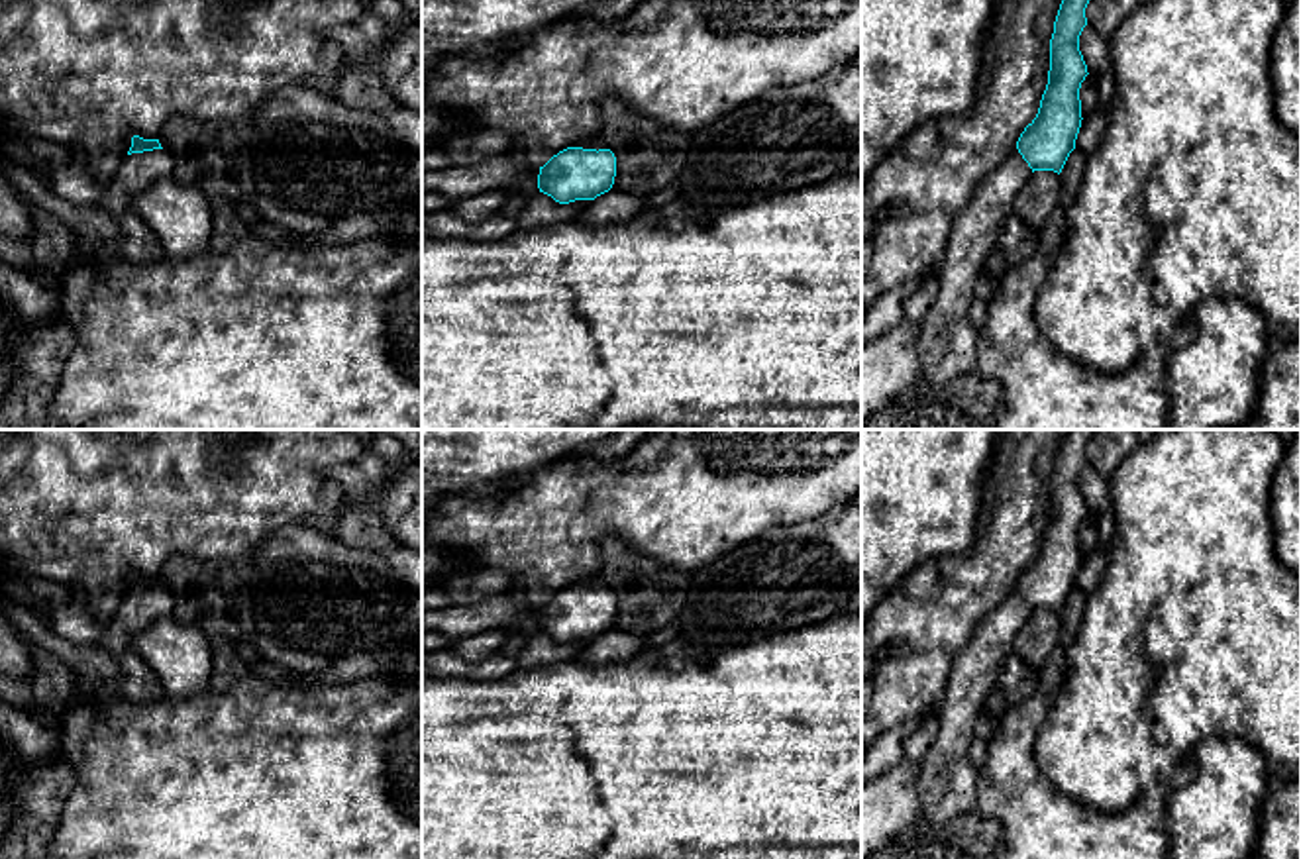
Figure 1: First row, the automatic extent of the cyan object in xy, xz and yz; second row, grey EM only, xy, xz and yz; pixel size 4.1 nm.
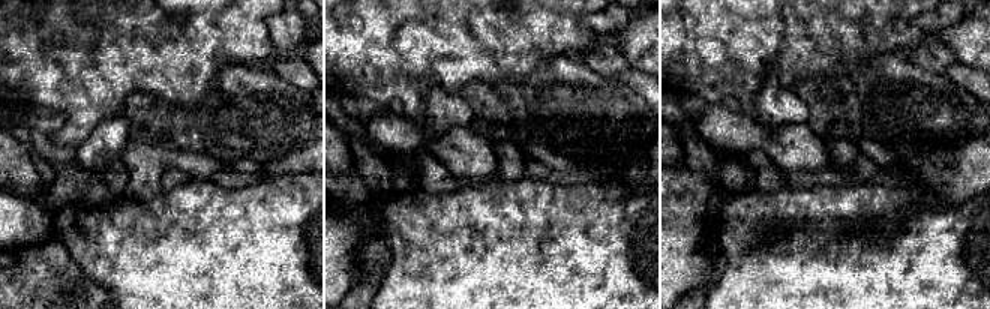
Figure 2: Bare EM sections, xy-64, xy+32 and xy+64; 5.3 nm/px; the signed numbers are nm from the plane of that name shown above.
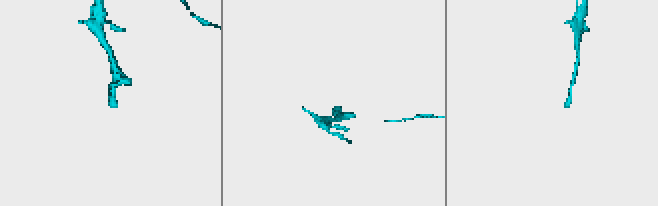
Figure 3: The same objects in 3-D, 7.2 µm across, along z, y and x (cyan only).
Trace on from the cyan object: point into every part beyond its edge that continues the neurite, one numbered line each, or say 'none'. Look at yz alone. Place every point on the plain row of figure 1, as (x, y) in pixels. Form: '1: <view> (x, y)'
1: yz (948, 781)

